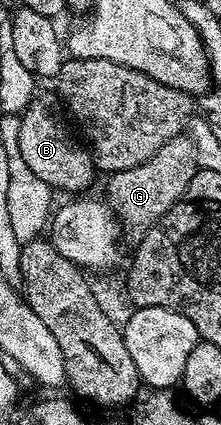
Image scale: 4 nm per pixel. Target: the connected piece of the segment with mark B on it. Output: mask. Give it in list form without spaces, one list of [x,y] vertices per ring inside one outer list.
[[[35,98],[21,113],[17,149],[28,170],[52,190],[80,194],[93,182],[96,175],[93,155],[81,146],[74,146],[63,120],[48,101]]]

